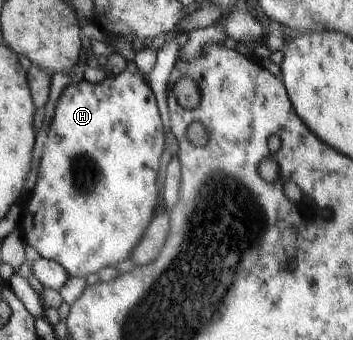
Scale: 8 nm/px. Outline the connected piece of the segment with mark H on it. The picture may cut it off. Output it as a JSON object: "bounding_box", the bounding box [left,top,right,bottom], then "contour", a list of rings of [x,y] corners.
{"bounding_box":[20,70,167,278],"contour":[[[127,70],[121,75],[107,75],[107,78],[98,84],[91,84],[91,82],[83,80],[70,84],[59,100],[54,120],[49,128],[49,142],[47,142],[47,148],[45,148],[41,178],[39,178],[39,186],[35,190],[37,196],[33,196],[31,204],[28,204],[26,211],[22,212],[20,225],[24,230],[24,237],[28,244],[33,246],[46,259],[62,264],[72,277],[89,278],[91,274],[99,274],[107,266],[114,267],[124,260],[133,258],[139,243],[145,238],[151,223],[154,222],[155,212],[157,212],[157,206],[159,206],[159,194],[161,194],[159,170],[161,170],[161,160],[167,152],[167,148],[165,148],[165,144],[167,144],[165,132],[162,110],[158,106],[158,96],[142,72],[133,74],[133,72]]]}

